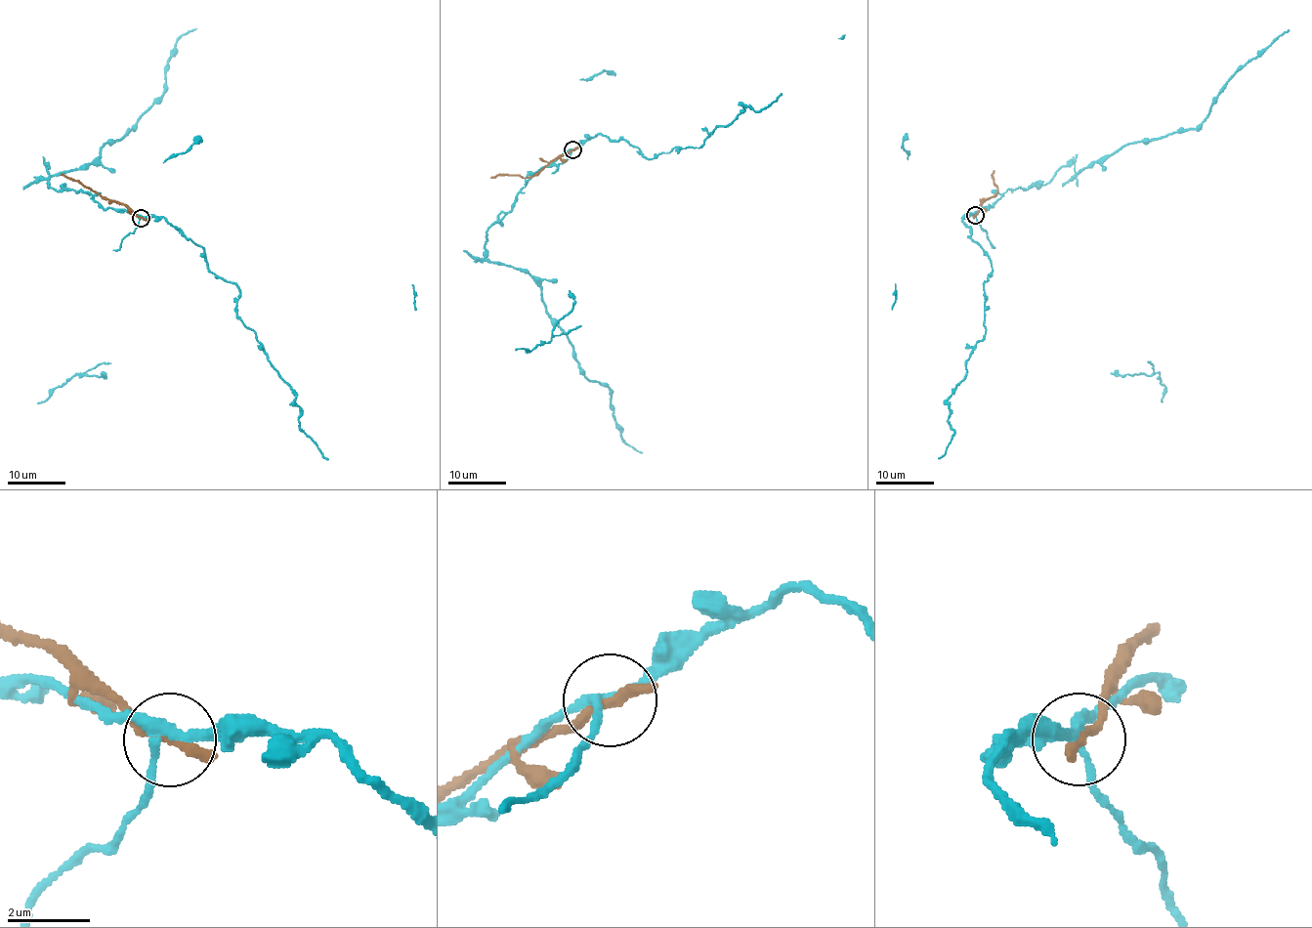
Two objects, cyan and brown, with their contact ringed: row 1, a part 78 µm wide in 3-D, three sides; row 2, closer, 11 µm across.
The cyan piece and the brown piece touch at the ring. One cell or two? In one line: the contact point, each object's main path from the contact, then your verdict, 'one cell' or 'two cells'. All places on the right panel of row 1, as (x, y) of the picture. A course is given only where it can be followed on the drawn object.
(975, 215) | cyan via (975, 214), (1008, 189), (1040, 187), (1062, 166), (1078, 173), (1128, 144), (1195, 128), (1240, 69), (1289, 29) | brown via (975, 215), (983, 202), (997, 190), (991, 176), (994, 170) | two cells

